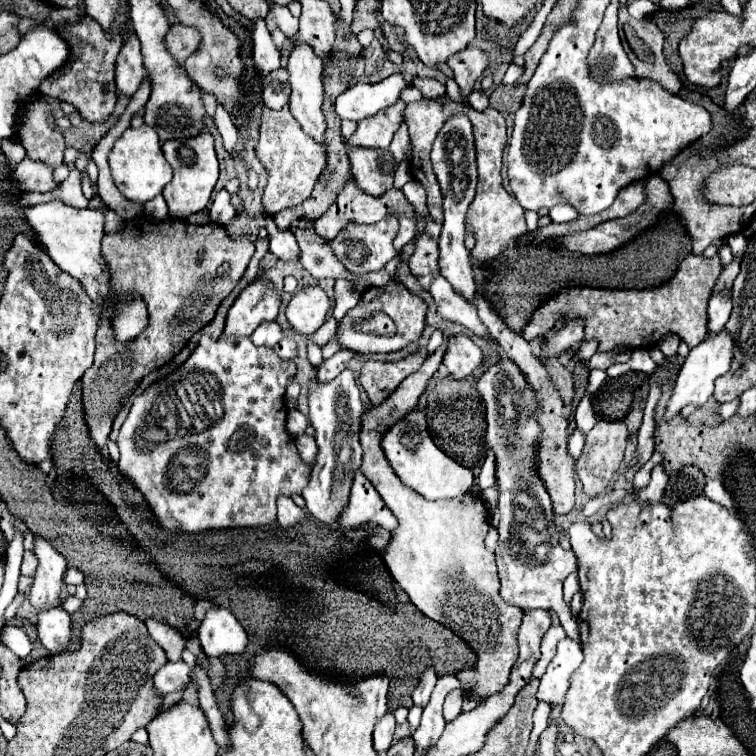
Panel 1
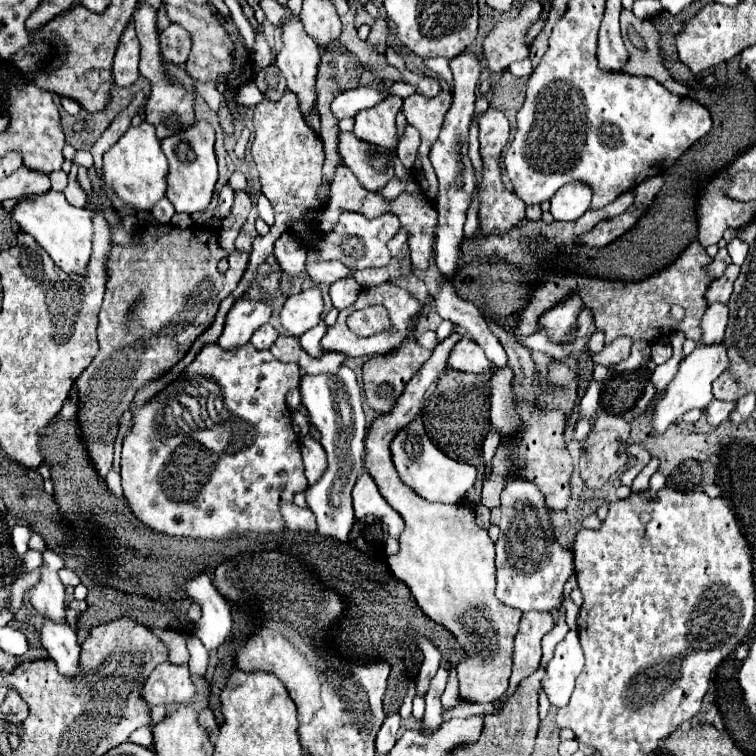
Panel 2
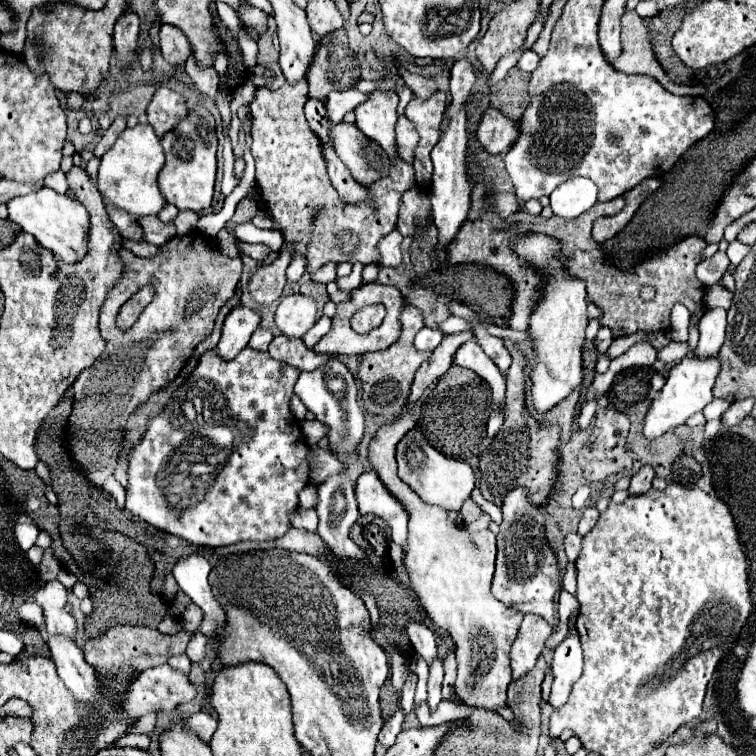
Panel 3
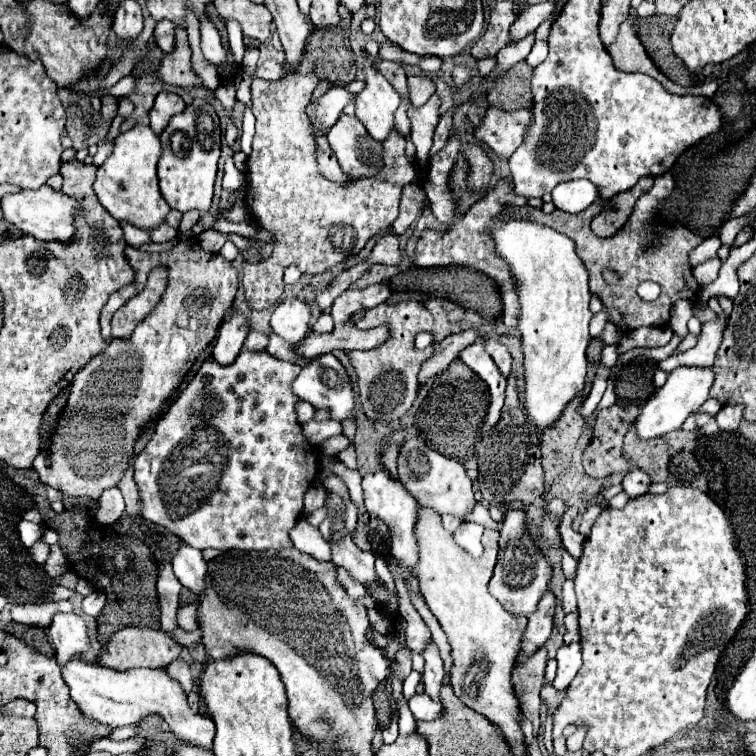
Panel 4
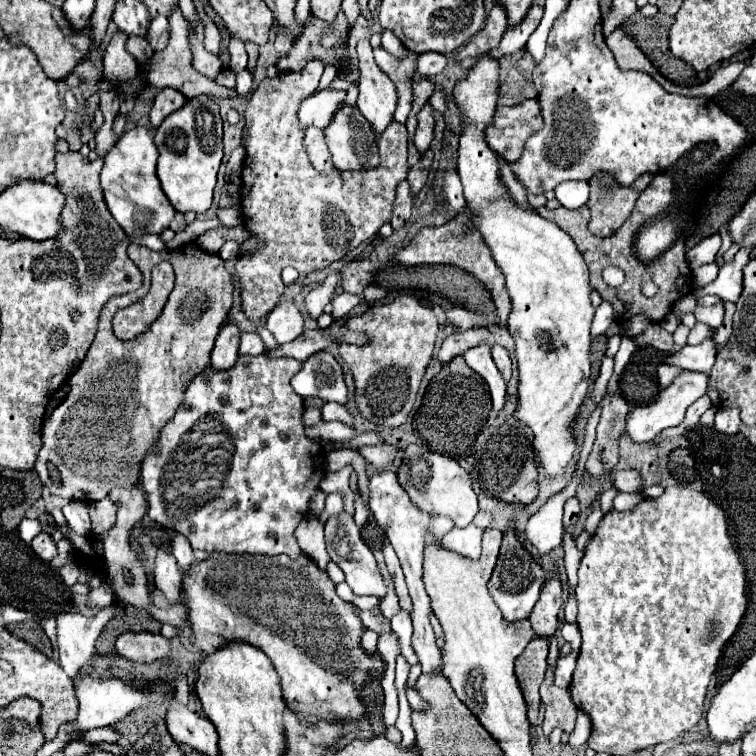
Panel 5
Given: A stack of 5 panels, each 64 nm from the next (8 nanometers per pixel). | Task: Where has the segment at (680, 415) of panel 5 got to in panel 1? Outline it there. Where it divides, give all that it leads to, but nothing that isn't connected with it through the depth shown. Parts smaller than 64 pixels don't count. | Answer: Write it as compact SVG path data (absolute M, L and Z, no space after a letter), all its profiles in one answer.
M726 328L718 334L710 334L704 342L700 342L696 348L692 348L688 358L684 360L680 372L678 372L676 382L674 382L672 398L670 398L668 410L666 410L666 418L672 418L674 414L678 414L688 404L702 406L714 392L714 380L728 372L732 356L734 356L734 340L732 340L732 334Z

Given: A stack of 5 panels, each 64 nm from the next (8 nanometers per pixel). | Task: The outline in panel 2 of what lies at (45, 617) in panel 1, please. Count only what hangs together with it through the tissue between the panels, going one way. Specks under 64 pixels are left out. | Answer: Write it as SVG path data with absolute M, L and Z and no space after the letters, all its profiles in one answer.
M44 618L40 638L42 638L42 646L46 648L48 656L52 660L56 660L58 670L64 676L76 678L78 676L80 646L76 642L76 634L70 628L70 624L68 622L54 622L50 618Z

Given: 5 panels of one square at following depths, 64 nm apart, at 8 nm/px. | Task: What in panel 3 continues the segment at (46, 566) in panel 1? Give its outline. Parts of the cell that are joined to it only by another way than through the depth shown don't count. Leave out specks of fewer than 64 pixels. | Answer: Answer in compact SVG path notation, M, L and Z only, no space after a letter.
M50 580L42 584L34 592L34 602L44 610L44 620L48 632L62 632L76 640L76 624L74 618L64 610L68 590L58 580Z

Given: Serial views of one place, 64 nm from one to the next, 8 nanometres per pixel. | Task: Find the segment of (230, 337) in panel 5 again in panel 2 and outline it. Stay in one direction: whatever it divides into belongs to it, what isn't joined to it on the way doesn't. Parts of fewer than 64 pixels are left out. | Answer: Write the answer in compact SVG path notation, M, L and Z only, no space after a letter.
M248 294L238 298L226 316L224 332L218 344L222 348L236 348L246 344L252 338L254 330L260 328L264 322L268 322L270 316L272 316L272 306L266 306L266 300L250 298Z

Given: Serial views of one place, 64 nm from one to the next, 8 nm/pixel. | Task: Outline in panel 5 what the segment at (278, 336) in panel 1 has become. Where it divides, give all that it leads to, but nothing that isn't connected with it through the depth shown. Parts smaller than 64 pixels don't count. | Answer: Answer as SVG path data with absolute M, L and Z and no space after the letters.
M242 334L240 338L240 354L262 354L264 342L258 334Z

